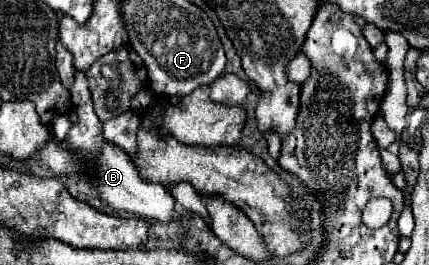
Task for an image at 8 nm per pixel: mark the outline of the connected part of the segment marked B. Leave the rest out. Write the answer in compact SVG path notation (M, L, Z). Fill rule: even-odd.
M83 72L75 74L75 84L71 86L71 102L73 102L73 110L77 114L77 122L71 124L67 136L61 140L61 144L79 158L79 162L83 166L83 176L89 180L91 192L113 210L125 210L125 212L145 218L145 220L169 224L175 214L175 198L161 184L151 184L149 180L143 180L143 176L141 176L139 168L135 166L135 162L131 160L131 156L117 144L103 138L103 132L101 132L103 124L99 122L99 118L93 112L93 102L91 102L91 94L89 94Z

